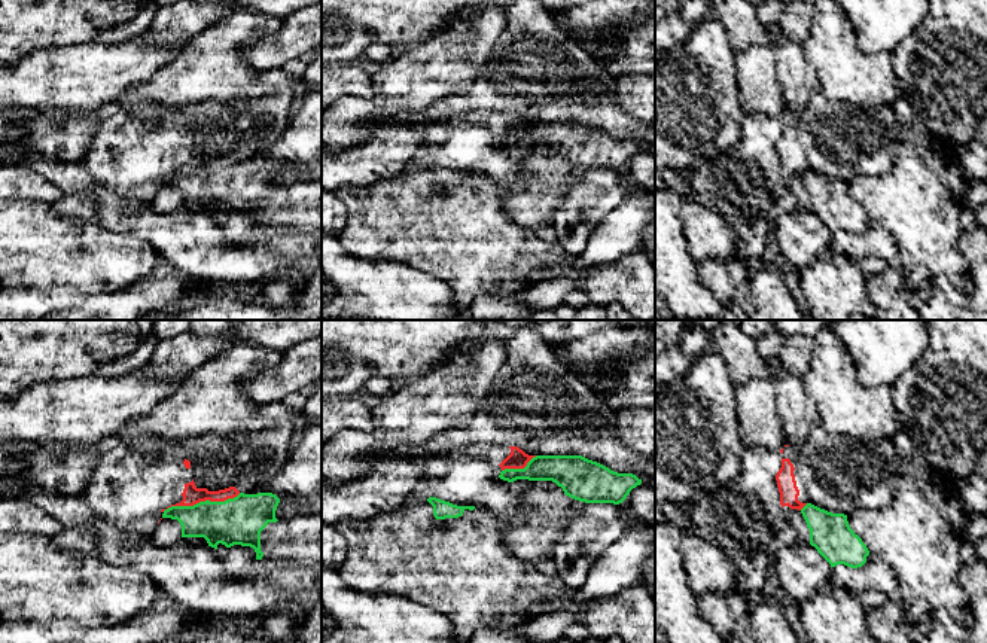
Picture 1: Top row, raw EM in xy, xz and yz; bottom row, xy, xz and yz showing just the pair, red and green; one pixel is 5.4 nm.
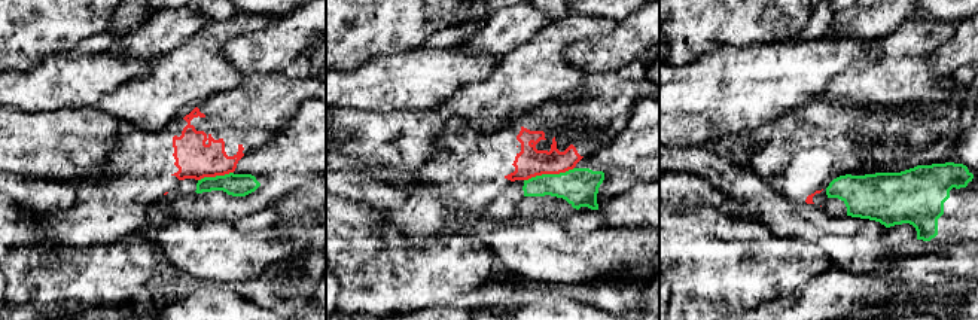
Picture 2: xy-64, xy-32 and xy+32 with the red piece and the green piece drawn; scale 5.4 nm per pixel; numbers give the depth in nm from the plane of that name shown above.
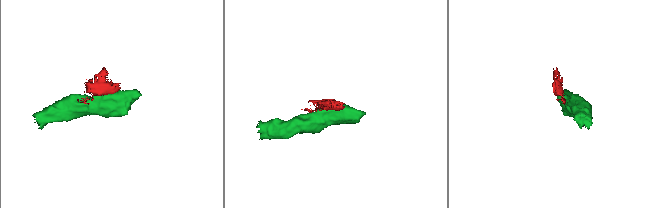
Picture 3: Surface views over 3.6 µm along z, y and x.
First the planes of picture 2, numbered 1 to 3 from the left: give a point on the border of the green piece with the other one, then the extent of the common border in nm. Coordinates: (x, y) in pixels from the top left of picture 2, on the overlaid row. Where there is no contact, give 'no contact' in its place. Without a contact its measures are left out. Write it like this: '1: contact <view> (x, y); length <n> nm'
1: contact xy-64 (215, 176); length 200 nm
2: contact xy-32 (548, 173); length 280 nm
3: no contact

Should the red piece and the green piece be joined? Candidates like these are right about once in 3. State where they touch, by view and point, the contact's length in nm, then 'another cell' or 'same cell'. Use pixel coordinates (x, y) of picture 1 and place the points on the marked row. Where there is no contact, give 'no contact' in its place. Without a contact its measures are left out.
xy (201, 500) | 440 nm | another cell

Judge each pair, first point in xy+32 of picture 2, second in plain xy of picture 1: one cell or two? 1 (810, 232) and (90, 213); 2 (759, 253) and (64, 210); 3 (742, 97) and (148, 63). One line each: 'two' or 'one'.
1: two
2: two
3: one

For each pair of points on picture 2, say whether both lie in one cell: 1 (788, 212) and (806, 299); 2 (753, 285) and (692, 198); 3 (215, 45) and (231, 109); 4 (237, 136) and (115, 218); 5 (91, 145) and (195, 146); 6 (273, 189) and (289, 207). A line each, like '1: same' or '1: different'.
1: different
2: different
3: different
4: same
5: different
6: different

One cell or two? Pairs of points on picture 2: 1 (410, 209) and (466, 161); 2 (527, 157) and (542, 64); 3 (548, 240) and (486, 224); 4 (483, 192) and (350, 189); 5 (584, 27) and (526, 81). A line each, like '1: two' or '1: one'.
1: one
2: two
3: one
4: two
5: one

